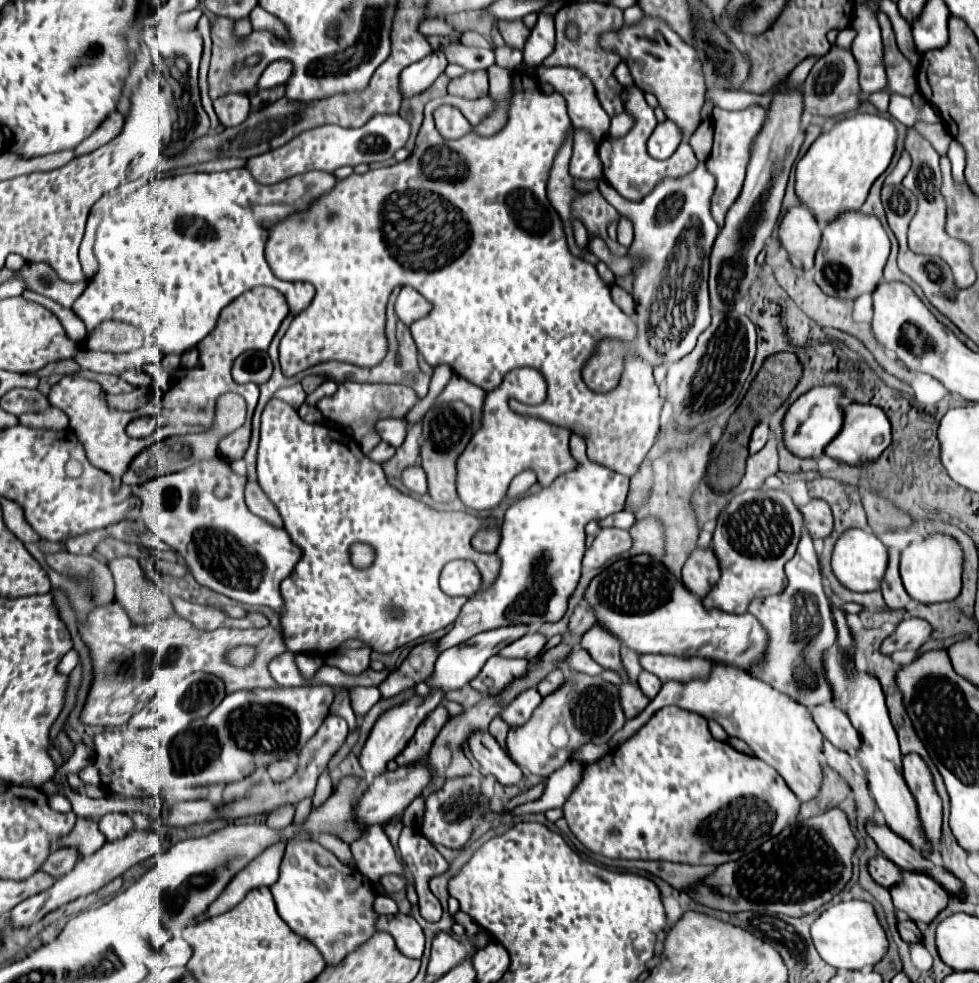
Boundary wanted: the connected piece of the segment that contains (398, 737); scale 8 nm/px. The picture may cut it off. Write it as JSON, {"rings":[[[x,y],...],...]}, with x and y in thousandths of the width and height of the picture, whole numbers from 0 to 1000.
{"rings":[[[442,704],[438,710],[430,710],[430,708],[422,708],[420,712],[412,714],[410,718],[403,718],[399,722],[395,722],[393,726],[389,726],[389,730],[383,734],[371,763],[369,763],[369,769],[367,769],[367,777],[369,781],[379,787],[379,789],[385,789],[385,787],[391,787],[395,785],[395,775],[403,773],[412,761],[418,757],[420,749],[424,747],[426,739],[432,734],[432,730],[442,724],[446,720],[446,716],[450,714],[453,710],[453,704]]]}

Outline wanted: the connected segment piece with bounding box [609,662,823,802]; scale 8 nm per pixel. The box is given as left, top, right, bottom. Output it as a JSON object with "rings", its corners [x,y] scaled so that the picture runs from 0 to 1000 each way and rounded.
{"rings":[[[736,673],[728,675],[722,690],[708,690],[704,694],[683,692],[652,728],[640,732],[636,741],[627,747],[622,759],[633,759],[677,718],[694,718],[716,726],[718,730],[732,732],[745,749],[761,753],[773,771],[790,779],[816,814],[822,816],[835,810],[839,798],[839,777],[835,773],[835,767],[839,765],[841,749],[828,732],[826,722],[820,716],[814,716],[808,708],[788,700],[788,696],[771,690],[763,682]]]}

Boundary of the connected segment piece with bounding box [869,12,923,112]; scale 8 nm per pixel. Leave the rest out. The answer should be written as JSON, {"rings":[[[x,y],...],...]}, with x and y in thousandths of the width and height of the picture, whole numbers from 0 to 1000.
{"rings":[[[904,12],[896,14],[900,33],[902,33],[902,47],[904,47],[904,71],[906,71],[906,90],[890,96],[888,102],[894,106],[894,110],[898,114],[906,114],[908,102],[912,96],[920,96],[920,98],[933,98],[933,102],[937,106],[943,106],[943,98],[935,96],[937,94],[937,85],[935,85],[935,71],[931,69],[928,61],[918,53],[916,45],[914,45],[914,35],[910,28],[910,20]]]}

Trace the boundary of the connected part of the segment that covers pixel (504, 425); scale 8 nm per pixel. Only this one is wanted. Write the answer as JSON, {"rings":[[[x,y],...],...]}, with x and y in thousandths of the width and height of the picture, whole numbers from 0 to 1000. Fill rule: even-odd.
{"rings":[[[506,395],[502,401],[497,401],[491,435],[483,442],[481,452],[477,452],[473,464],[467,467],[467,503],[481,519],[504,519],[518,505],[522,488],[538,476],[549,480],[553,494],[563,492],[567,484],[587,476],[587,468],[583,468],[581,462],[581,437],[561,431],[553,425],[524,419],[518,411],[518,401],[514,399],[514,395]],[[497,476],[499,484],[495,482]]]}

